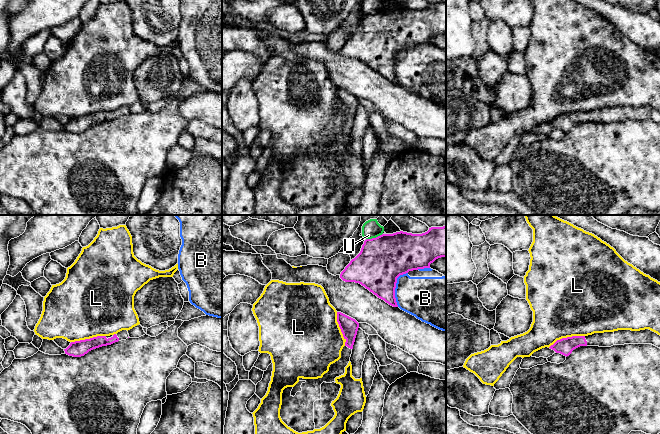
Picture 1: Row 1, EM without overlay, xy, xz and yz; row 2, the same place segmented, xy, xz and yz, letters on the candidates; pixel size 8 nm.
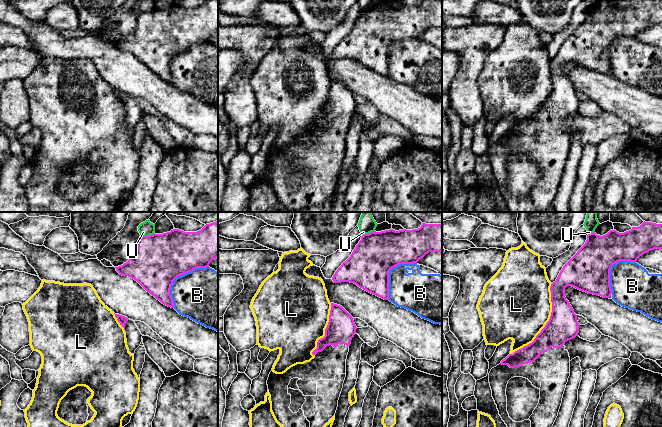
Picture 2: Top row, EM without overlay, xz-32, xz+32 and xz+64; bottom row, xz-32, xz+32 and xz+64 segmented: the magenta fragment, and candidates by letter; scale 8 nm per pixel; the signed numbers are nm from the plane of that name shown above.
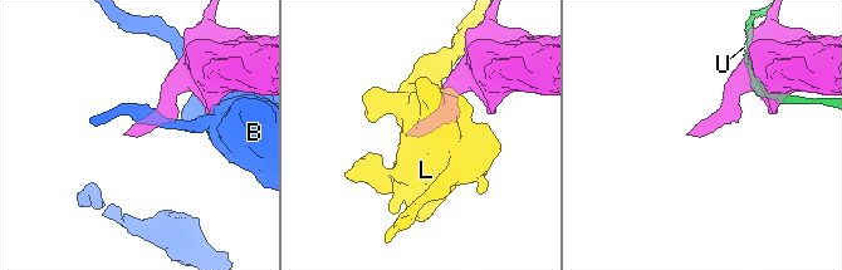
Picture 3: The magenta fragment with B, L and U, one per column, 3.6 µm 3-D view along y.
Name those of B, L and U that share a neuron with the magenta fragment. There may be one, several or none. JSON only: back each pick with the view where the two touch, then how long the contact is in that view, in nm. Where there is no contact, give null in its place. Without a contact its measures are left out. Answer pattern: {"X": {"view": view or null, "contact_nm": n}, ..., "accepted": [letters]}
{"accepted": []}

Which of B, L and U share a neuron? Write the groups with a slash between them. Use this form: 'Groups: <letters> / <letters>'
Groups: B / L / U

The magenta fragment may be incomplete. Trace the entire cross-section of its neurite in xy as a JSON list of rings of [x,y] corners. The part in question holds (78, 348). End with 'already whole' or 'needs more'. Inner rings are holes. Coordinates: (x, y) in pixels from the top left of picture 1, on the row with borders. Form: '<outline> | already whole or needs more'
[[[122,330],[117,334],[110,336],[97,336],[90,339],[71,342],[70,345],[66,349],[64,349],[64,351],[65,354],[69,356],[81,357],[93,349],[111,345],[121,340],[126,340],[128,337],[128,331]]] | needs more

